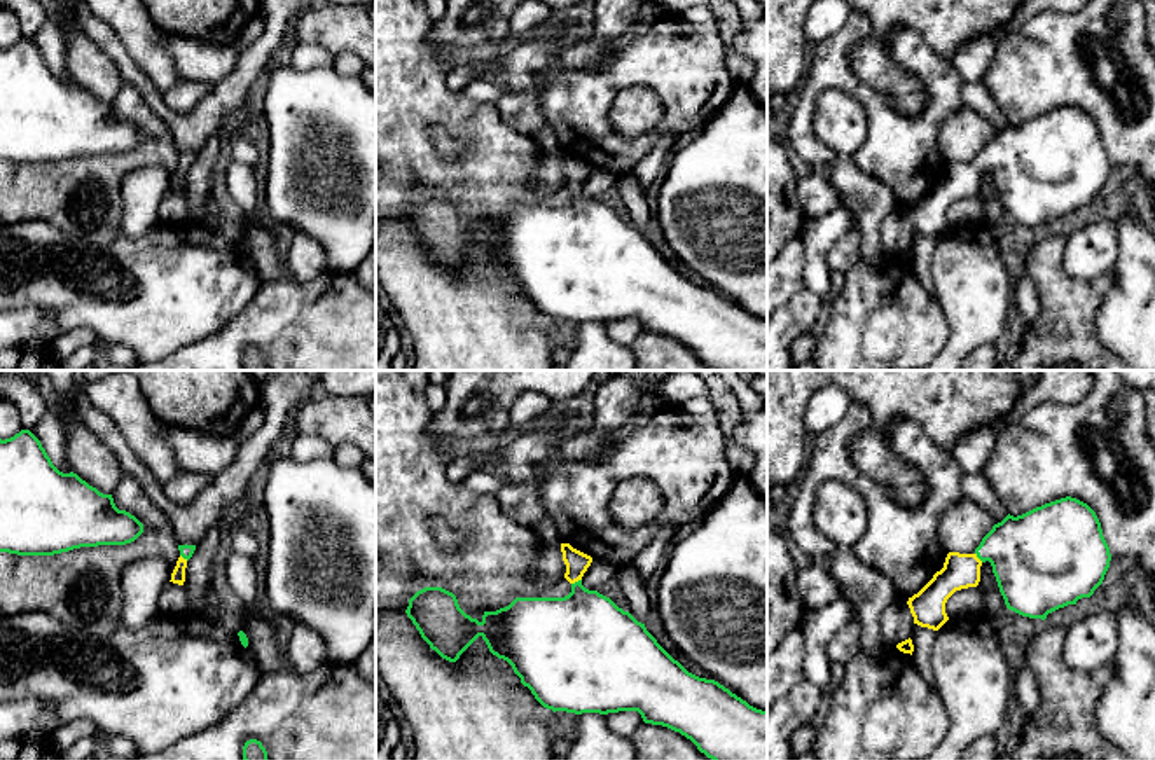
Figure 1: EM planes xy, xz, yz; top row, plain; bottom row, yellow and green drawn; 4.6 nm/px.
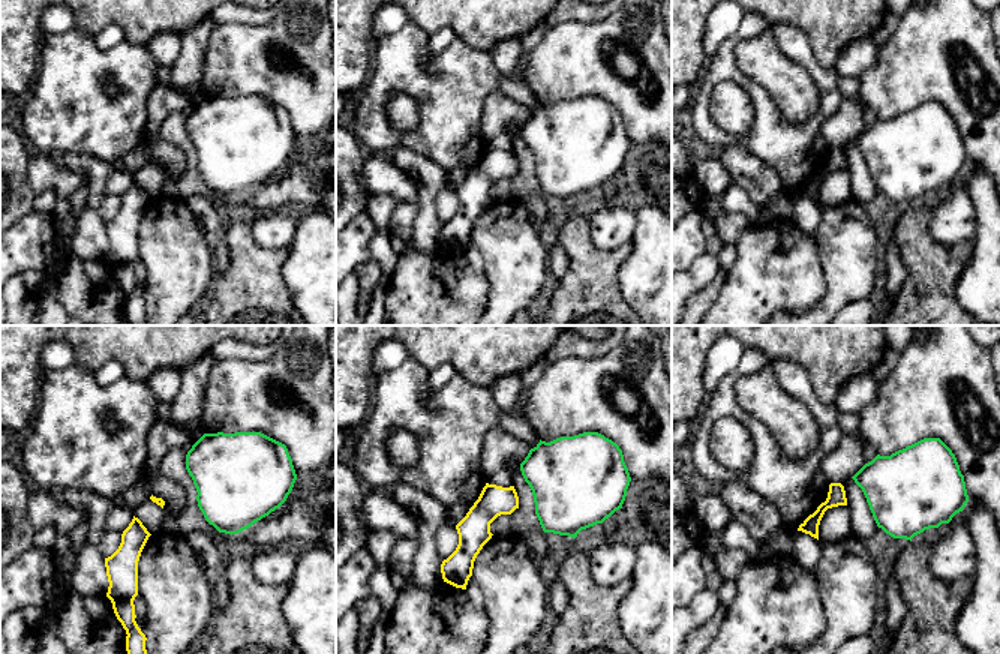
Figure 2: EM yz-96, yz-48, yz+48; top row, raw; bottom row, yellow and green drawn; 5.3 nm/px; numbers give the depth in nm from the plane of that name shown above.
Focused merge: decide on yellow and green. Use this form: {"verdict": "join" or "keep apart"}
{"verdict": "join"}

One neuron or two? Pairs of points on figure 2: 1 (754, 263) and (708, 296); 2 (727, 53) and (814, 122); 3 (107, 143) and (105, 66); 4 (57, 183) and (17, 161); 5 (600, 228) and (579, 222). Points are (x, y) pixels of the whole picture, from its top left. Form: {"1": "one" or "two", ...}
{"1": "two", "2": "one", "3": "one", "4": "two", "5": "two"}

